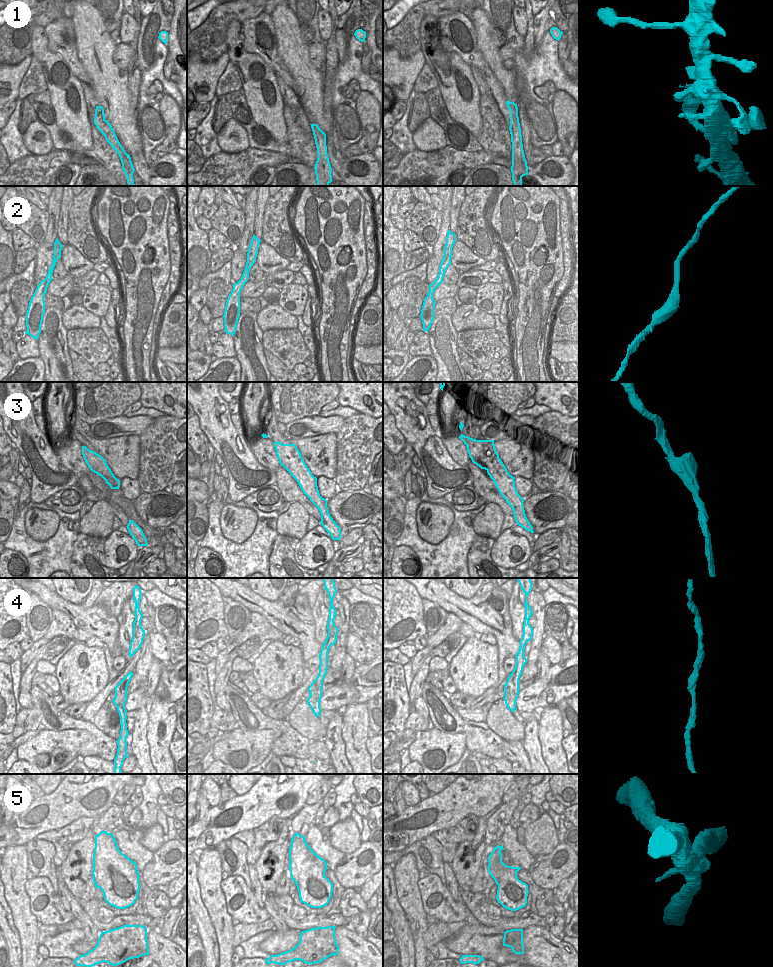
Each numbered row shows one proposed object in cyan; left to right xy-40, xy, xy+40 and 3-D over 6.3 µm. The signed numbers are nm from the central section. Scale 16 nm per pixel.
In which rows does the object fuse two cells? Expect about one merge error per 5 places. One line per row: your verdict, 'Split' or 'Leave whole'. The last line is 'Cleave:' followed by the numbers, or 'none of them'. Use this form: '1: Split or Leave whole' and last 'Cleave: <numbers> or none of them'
1: Split
2: Split
3: Leave whole
4: Leave whole
5: Leave whole
Cleave: 1, 2.

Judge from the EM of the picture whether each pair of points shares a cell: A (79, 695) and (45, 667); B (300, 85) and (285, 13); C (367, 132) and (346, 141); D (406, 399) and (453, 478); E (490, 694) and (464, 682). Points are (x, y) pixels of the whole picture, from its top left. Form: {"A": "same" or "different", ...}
{"A": "different", "B": "same", "C": "different", "D": "same", "E": "different"}

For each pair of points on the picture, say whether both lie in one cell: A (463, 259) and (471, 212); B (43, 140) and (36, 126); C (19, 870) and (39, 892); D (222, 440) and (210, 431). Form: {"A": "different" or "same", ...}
{"A": "different", "B": "same", "C": "different", "D": "same"}

